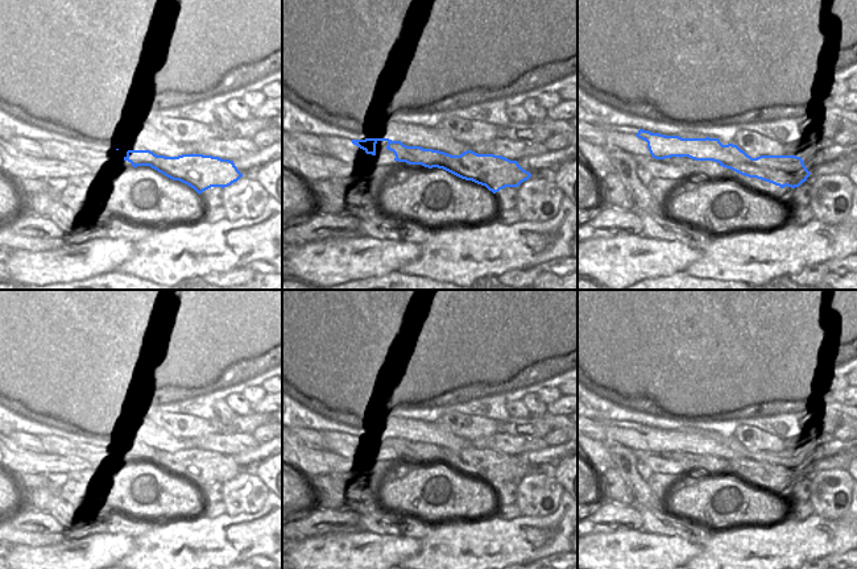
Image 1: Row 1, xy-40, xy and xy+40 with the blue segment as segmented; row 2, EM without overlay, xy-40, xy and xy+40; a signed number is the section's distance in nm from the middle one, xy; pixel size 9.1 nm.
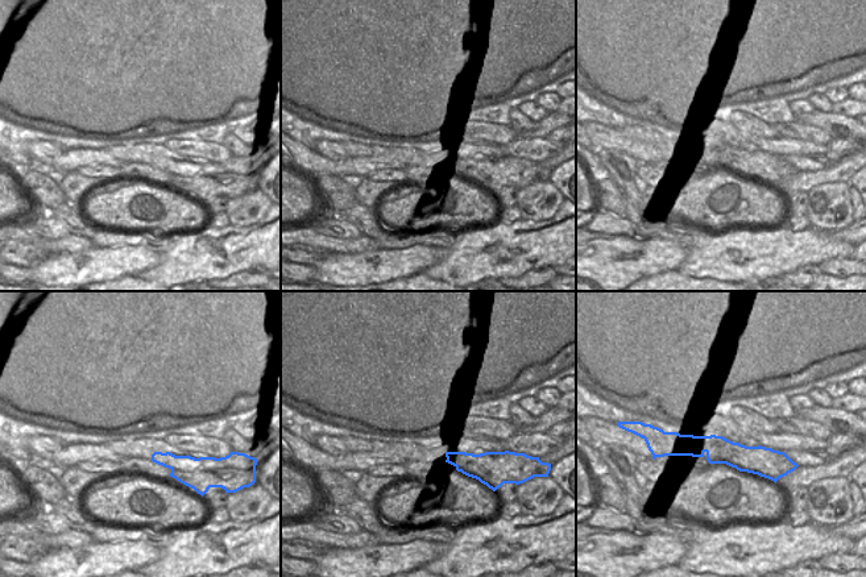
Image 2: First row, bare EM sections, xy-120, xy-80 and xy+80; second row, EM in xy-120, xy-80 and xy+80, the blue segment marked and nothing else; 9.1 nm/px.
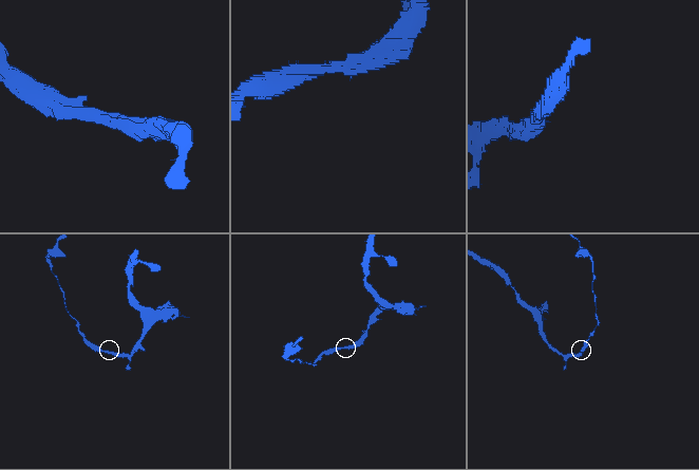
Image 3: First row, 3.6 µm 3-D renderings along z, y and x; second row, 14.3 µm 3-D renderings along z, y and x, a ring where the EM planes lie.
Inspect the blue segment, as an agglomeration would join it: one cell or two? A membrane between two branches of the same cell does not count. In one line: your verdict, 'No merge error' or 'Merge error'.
Merge error

